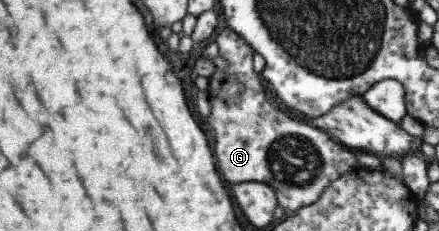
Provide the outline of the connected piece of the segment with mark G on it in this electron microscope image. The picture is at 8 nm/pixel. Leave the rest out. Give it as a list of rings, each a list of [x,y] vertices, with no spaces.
[[[226,27],[215,36],[219,58],[225,60],[227,68],[214,70],[208,79],[208,98],[211,108],[207,116],[207,124],[213,130],[213,156],[221,176],[229,182],[265,182],[269,188],[275,190],[277,206],[283,210],[297,210],[317,200],[321,190],[335,180],[339,174],[360,168],[355,156],[343,152],[343,146],[335,144],[335,140],[321,129],[298,122],[285,116],[277,108],[273,108],[263,91],[263,84],[258,74],[252,70],[253,50],[247,46],[235,32]]]

